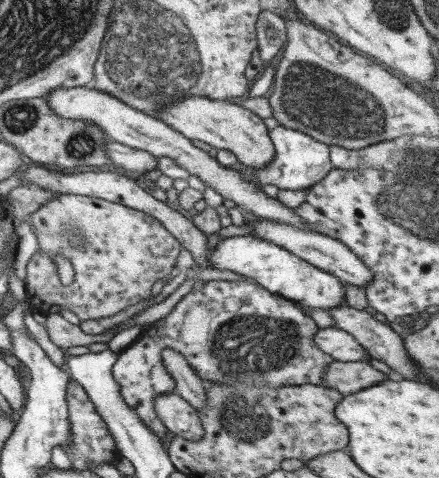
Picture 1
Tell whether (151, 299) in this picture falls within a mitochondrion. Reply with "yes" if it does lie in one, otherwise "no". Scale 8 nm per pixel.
no

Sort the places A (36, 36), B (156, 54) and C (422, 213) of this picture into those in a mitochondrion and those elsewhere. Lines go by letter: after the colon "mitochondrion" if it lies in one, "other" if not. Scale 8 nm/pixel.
A: mitochondrion
B: mitochondrion
C: mitochondrion

